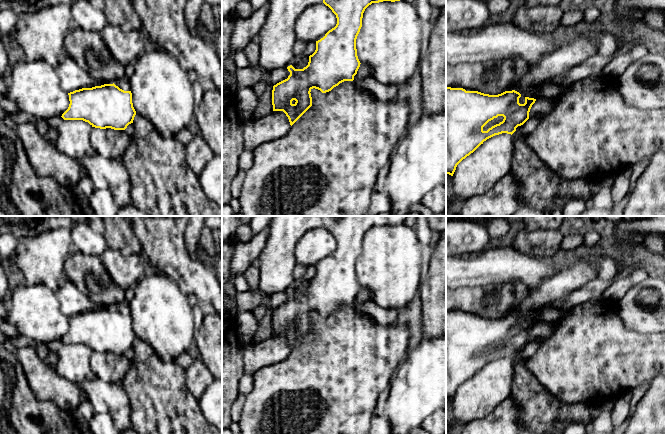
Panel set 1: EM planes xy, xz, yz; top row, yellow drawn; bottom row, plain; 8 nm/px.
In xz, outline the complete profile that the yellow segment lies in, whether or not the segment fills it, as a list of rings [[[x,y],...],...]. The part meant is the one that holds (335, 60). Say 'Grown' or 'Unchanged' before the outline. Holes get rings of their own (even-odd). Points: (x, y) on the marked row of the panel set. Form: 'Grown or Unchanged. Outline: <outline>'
Unchanged. Outline: [[[323,0],[323,3],[336,15],[337,24],[323,38],[316,41],[316,50],[309,56],[309,62],[306,67],[303,69],[295,69],[292,65],[288,66],[287,69],[290,72],[288,78],[273,86],[273,111],[283,111],[292,126],[312,106],[310,92],[313,88],[320,90],[322,93],[326,93],[344,81],[353,81],[361,64],[357,56],[356,39],[362,27],[363,13],[372,3],[383,1],[395,2],[400,0]]]

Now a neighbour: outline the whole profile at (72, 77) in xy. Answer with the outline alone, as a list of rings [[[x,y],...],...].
[[[69,56],[65,57],[60,64],[55,67],[55,70],[60,78],[62,89],[67,93],[82,88],[92,88],[104,85],[101,80],[96,80],[91,77]]]

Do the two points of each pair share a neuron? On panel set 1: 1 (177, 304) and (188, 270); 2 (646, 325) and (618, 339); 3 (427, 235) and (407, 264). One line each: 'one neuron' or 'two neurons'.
1: two neurons
2: two neurons
3: two neurons

